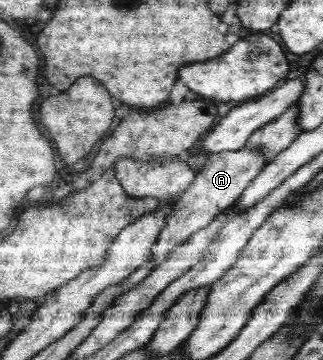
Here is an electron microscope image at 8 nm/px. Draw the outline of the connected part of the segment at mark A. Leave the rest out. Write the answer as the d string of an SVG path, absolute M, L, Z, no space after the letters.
M240 149L237 151L221 152L207 159L205 166L197 173L191 186L180 196L175 208L166 218L166 223L159 231L158 242L151 247L150 260L155 267L159 266L175 246L183 244L191 234L209 226L218 214L232 206L250 186L250 182L267 166L267 154L261 149Z

